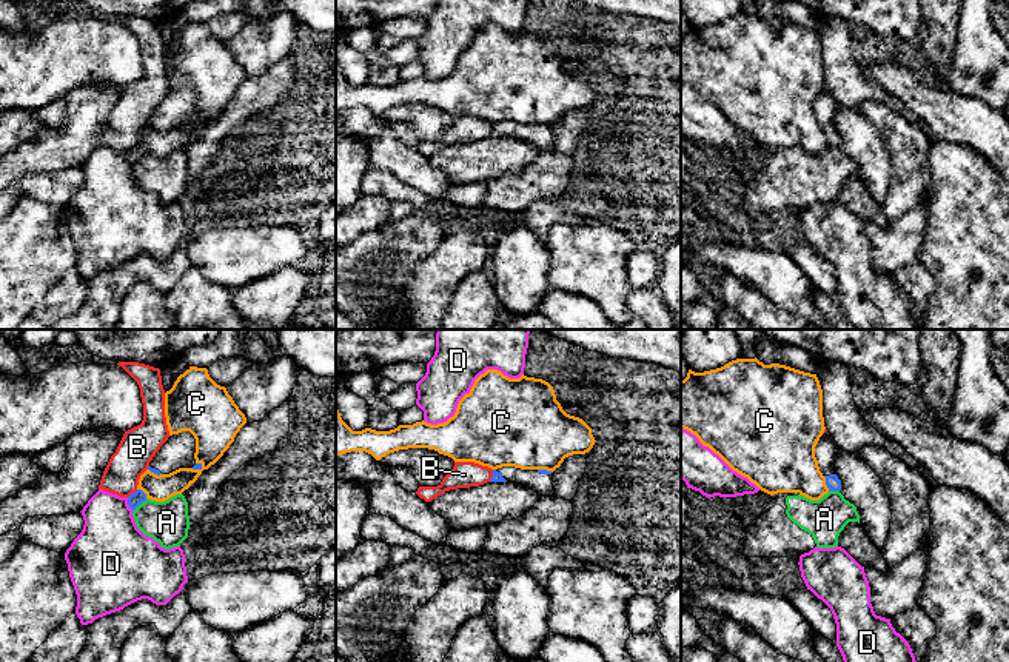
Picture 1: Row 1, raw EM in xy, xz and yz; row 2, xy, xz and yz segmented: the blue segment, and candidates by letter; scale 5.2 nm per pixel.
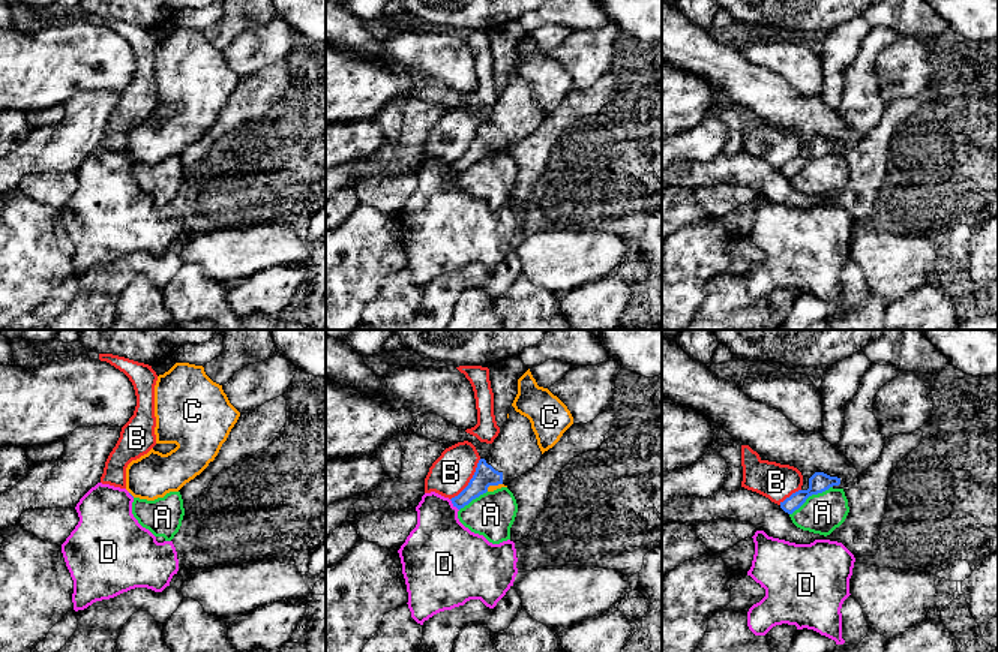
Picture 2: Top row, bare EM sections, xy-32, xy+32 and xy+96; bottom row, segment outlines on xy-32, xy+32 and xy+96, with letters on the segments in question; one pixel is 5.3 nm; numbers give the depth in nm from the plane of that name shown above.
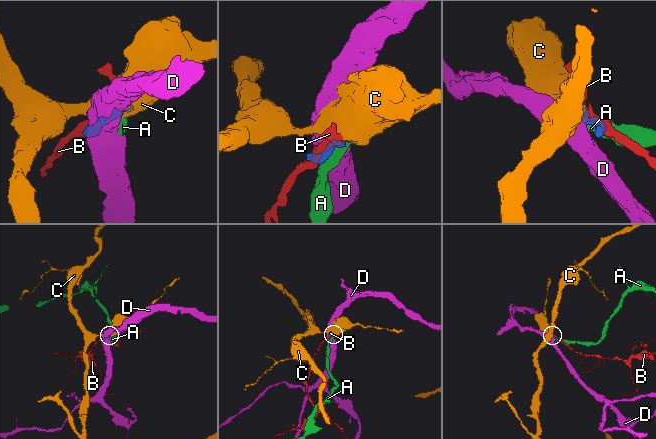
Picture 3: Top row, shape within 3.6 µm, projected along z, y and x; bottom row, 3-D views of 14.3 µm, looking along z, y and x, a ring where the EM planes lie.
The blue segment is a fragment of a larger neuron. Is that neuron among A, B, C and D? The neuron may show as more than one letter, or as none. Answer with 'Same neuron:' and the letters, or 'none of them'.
Same neuron: none of them

